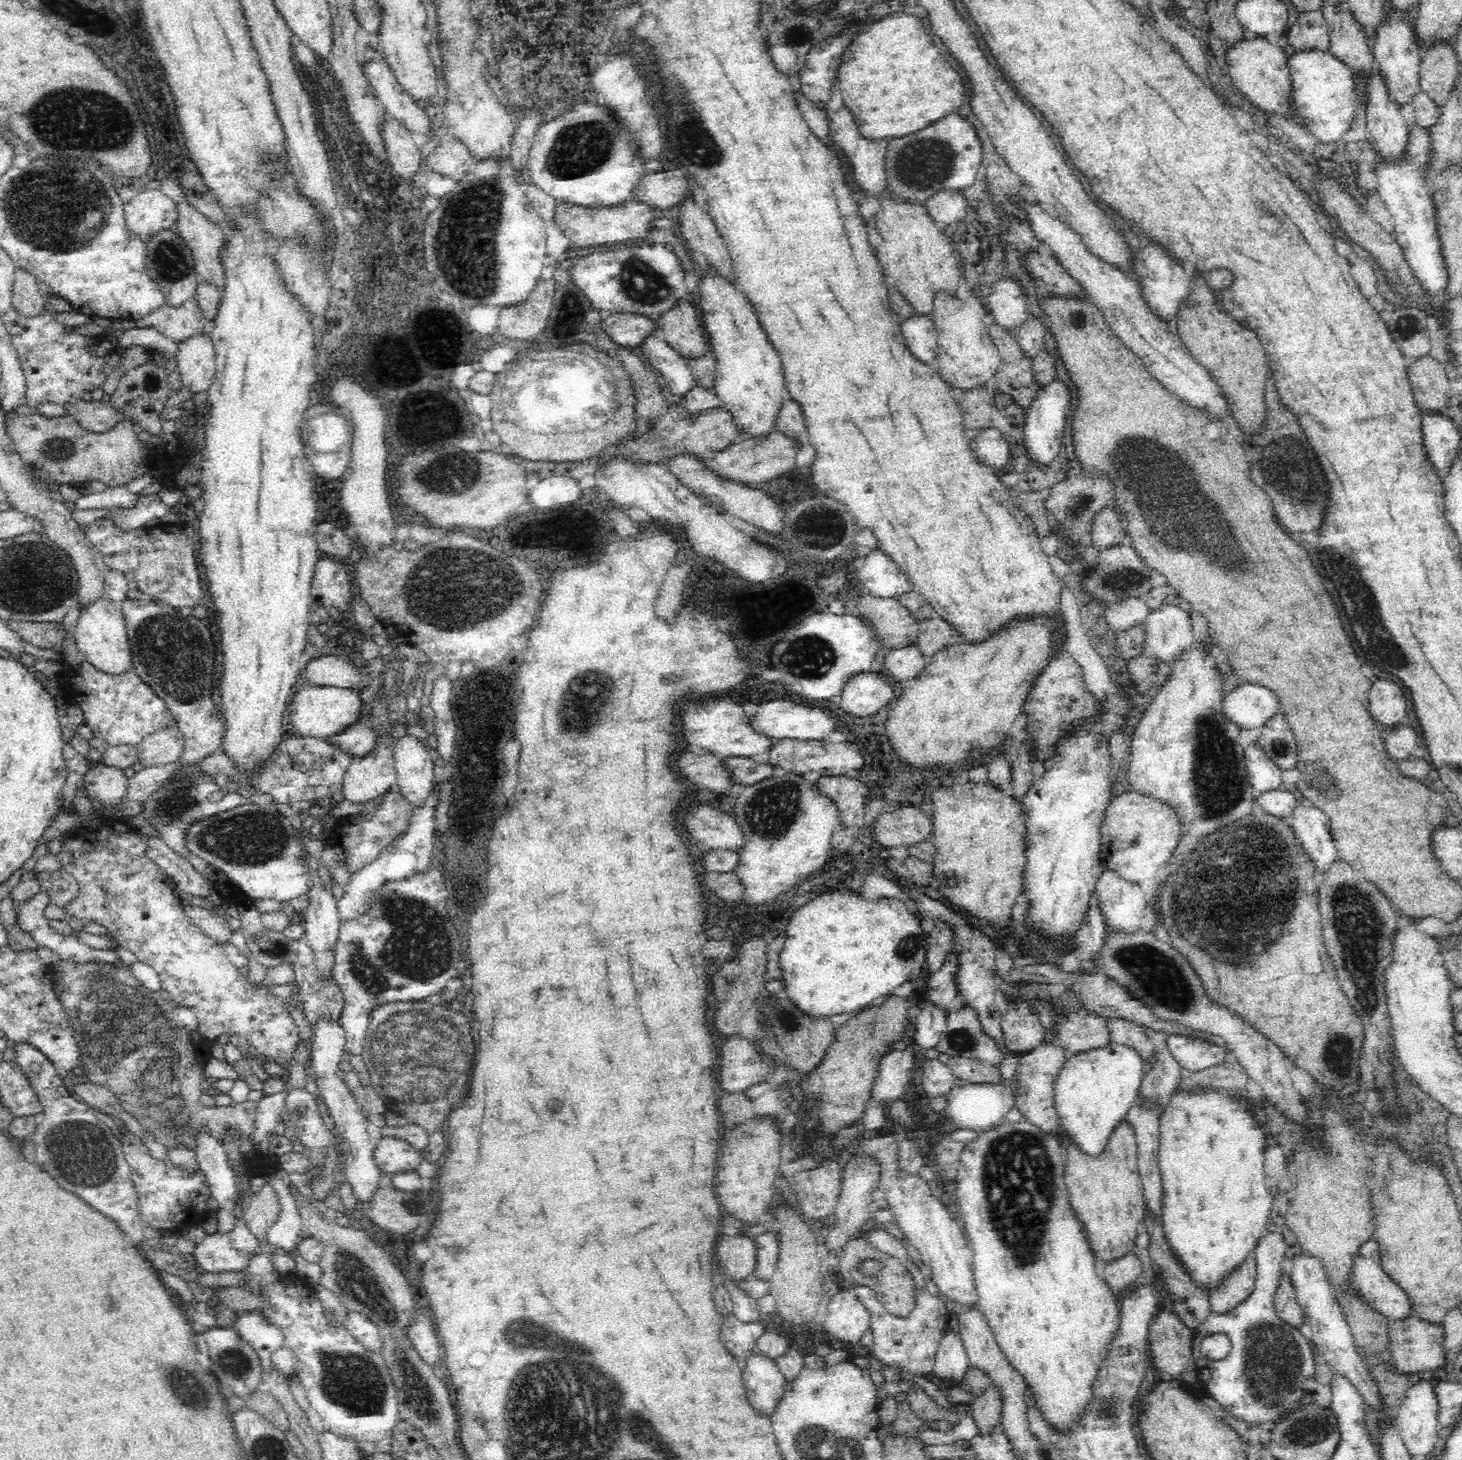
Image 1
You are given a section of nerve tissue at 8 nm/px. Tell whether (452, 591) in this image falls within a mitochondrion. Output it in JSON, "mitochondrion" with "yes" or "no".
{"mitochondrion":"yes"}

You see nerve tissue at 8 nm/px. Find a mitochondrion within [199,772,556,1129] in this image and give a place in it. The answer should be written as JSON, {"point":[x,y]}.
{"point":[425,1050]}

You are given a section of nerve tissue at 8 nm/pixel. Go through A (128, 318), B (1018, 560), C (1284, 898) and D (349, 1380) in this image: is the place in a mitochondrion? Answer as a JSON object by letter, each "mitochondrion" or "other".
{"A":"other","B":"other","C":"other","D":"mitochondrion"}

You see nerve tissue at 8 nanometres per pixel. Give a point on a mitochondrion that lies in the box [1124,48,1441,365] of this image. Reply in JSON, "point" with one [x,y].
{"point":[1406,327]}

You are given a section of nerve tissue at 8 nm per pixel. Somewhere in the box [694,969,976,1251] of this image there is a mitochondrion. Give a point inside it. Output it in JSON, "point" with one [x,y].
{"point":[785,1019]}

